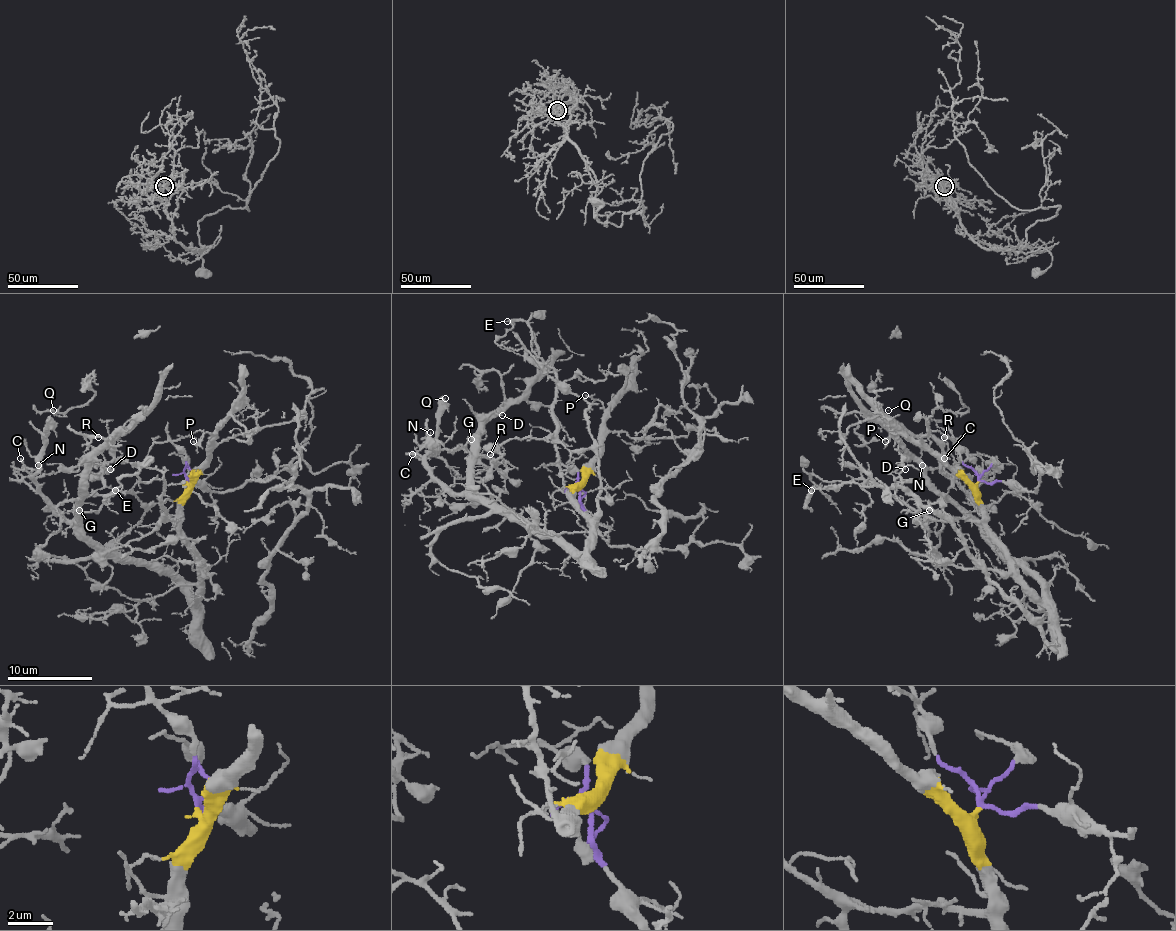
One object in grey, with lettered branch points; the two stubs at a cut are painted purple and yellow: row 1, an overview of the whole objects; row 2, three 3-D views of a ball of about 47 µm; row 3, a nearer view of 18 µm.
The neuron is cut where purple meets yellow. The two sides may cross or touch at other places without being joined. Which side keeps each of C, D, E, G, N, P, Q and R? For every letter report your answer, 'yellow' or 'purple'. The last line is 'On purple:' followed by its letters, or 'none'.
C: yellow
D: yellow
E: yellow
G: yellow
N: yellow
P: yellow
Q: yellow
R: yellow
On purple: none

